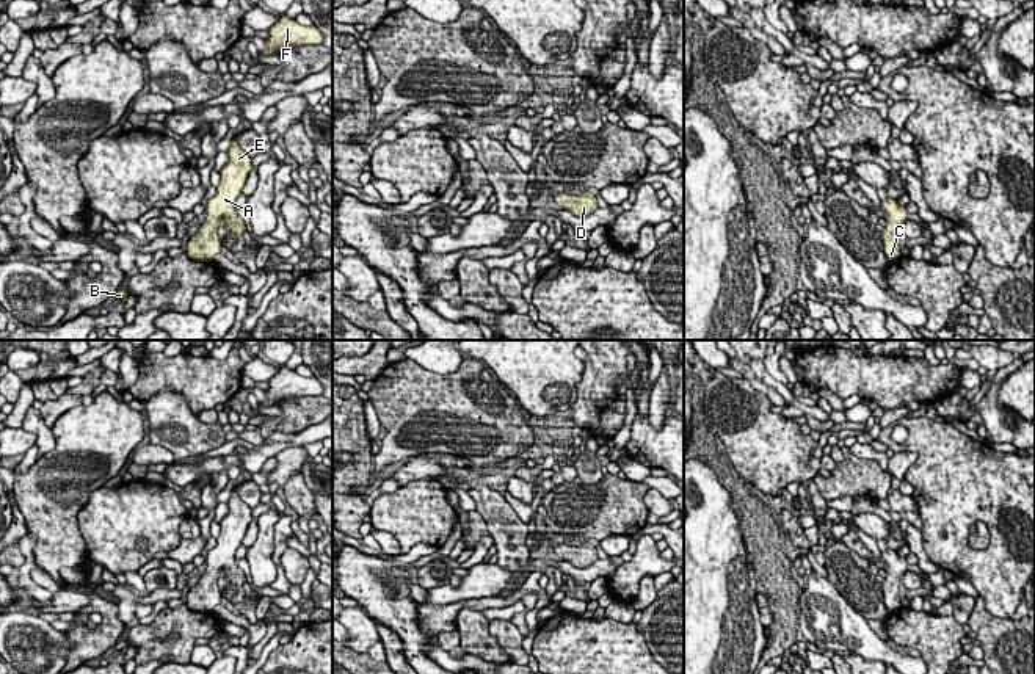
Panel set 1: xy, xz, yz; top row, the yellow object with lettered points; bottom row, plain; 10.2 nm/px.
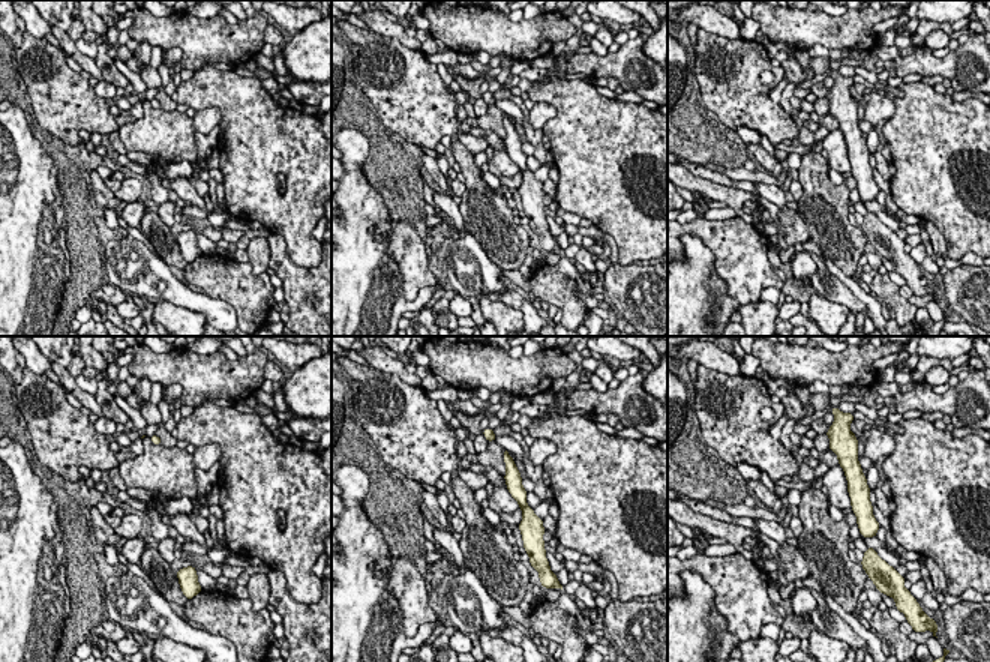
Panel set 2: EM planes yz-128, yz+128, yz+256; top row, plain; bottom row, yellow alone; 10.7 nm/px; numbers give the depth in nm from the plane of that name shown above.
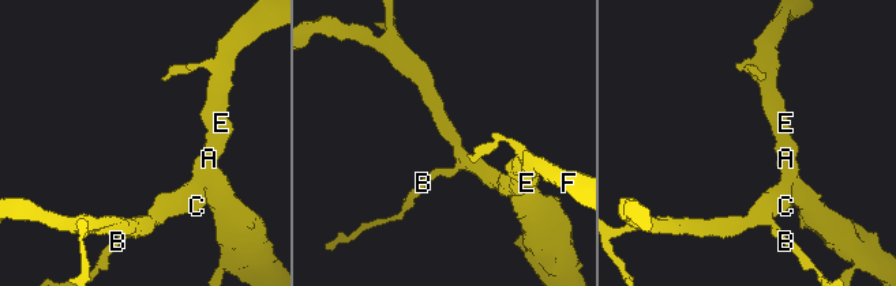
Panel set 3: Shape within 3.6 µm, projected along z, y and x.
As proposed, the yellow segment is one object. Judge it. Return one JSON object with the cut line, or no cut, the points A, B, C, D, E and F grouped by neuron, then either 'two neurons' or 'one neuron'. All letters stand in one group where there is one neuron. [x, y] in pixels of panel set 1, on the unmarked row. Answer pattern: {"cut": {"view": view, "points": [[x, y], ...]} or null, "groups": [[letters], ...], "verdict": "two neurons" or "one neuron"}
{"cut": null, "groups": [["A", "B", "C", "D", "E", "F"]], "verdict": "one neuron"}

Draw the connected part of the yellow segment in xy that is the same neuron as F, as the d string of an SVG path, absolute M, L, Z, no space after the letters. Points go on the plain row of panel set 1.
M282 365L281 370L270 379L270 387L265 390L263 406L278 406L285 398L318 397L323 395L321 382L314 378L300 376L295 370Z

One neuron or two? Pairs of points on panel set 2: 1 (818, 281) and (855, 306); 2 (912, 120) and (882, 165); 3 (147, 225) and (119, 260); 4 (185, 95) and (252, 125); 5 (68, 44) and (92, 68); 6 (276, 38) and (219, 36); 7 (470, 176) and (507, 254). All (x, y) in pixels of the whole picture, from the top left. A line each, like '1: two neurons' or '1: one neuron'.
1: one neuron
2: two neurons
3: two neurons
4: one neuron
5: one neuron
6: two neurons
7: one neuron

